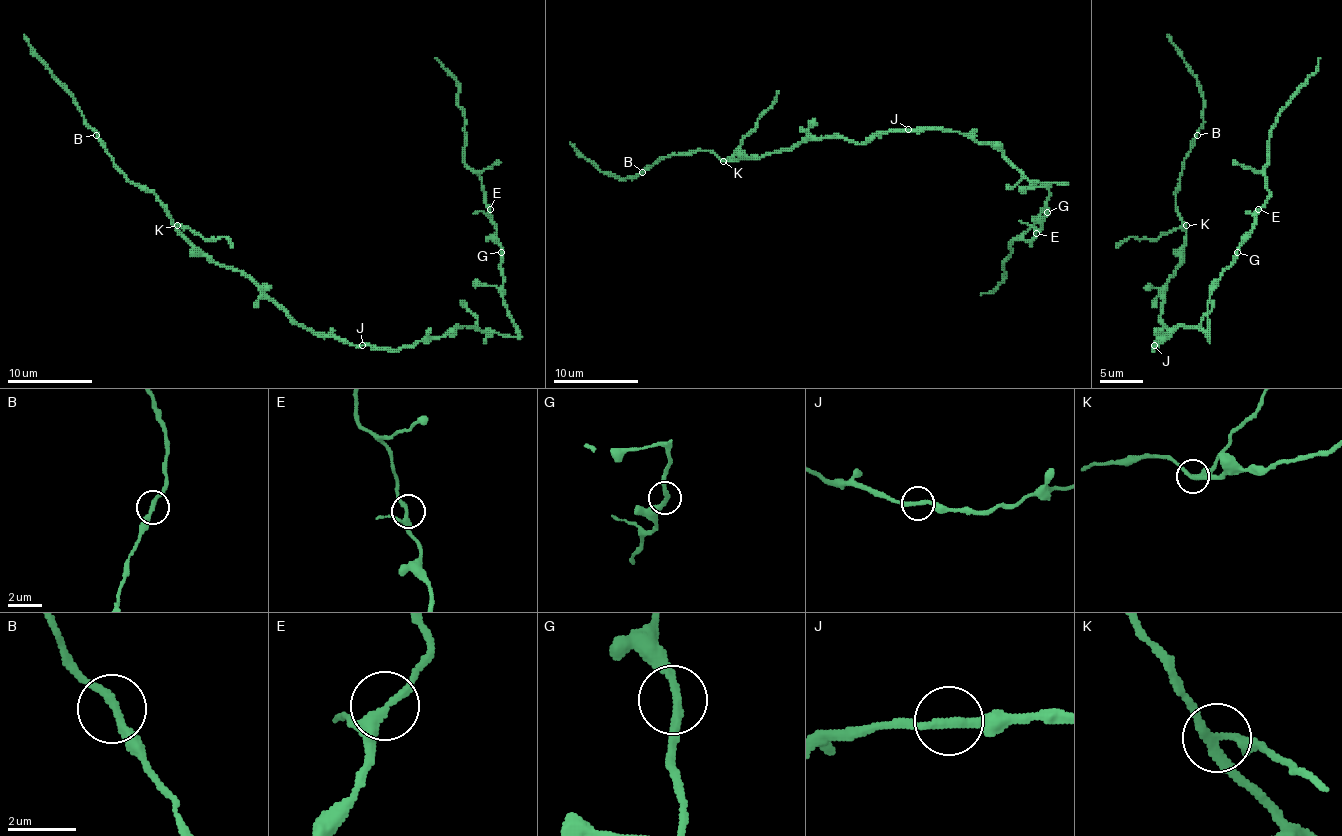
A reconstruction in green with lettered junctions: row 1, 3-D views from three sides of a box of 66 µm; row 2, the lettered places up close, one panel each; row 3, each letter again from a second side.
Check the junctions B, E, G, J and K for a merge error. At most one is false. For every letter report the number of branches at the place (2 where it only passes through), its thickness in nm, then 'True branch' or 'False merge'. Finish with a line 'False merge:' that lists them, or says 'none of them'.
B: Branches: 2. Thickness 240 nm. True branch
E: Branches: 3. Thickness 240 nm. True branch
G: Branches: 2. Thickness 240 nm. True branch
J: Branches: 2. Thickness 240 nm. True branch
K: Branches: 3. Thickness 240 nm. False merge
False merge: K

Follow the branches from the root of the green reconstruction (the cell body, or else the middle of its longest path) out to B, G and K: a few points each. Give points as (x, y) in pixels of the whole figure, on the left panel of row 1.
B: (369, 345), (350, 345), (299, 326), (239, 271), (211, 262), (177, 228), (158, 198), (126, 177), (96, 135)
G: (369, 345), (413, 347), (458, 326), (516, 337), (518, 326), (503, 300), (501, 252)
K: (369, 345), (350, 345), (299, 326), (239, 271), (211, 262), (177, 226)

